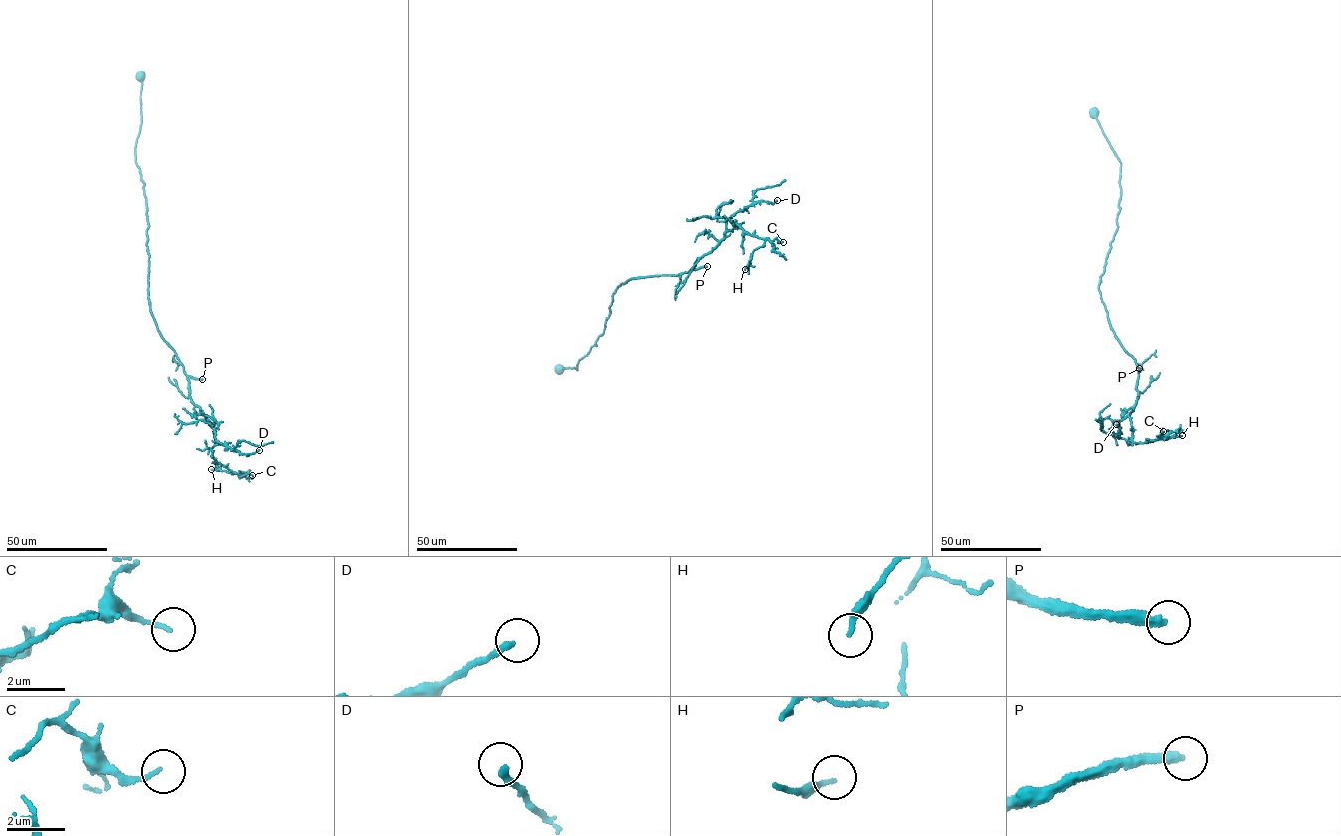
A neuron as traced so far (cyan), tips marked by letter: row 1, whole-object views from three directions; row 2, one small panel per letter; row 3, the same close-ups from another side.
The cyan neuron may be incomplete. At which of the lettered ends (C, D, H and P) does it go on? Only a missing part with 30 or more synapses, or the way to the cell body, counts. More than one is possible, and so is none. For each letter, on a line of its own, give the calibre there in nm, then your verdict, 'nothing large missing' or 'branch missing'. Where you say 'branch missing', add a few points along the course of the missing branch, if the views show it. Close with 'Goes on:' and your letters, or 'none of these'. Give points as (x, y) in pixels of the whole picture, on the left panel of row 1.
C: calibre 130 nm; nothing large missing
D: calibre 240 nm; nothing large missing
H: calibre 190 nm; nothing large missing
P: calibre 280 nm; branch missing; course (202, 379), (281, 398), (294, 358), (306, 352), (330, 368), (332, 390), (344, 357), (340, 351)
Goes on: P

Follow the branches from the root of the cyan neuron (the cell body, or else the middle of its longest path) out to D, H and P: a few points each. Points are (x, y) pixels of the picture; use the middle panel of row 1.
D: (559, 370), (577, 369), (596, 346), (622, 283), (687, 272), (724, 237), (731, 215), (777, 200)
H: (559, 370), (577, 369), (596, 346), (619, 285), (687, 272), (735, 222), (765, 240), (745, 269)
P: (559, 370), (577, 369), (580, 359), (596, 346), (613, 294), (622, 283), (631, 278), (675, 275), (707, 266)

